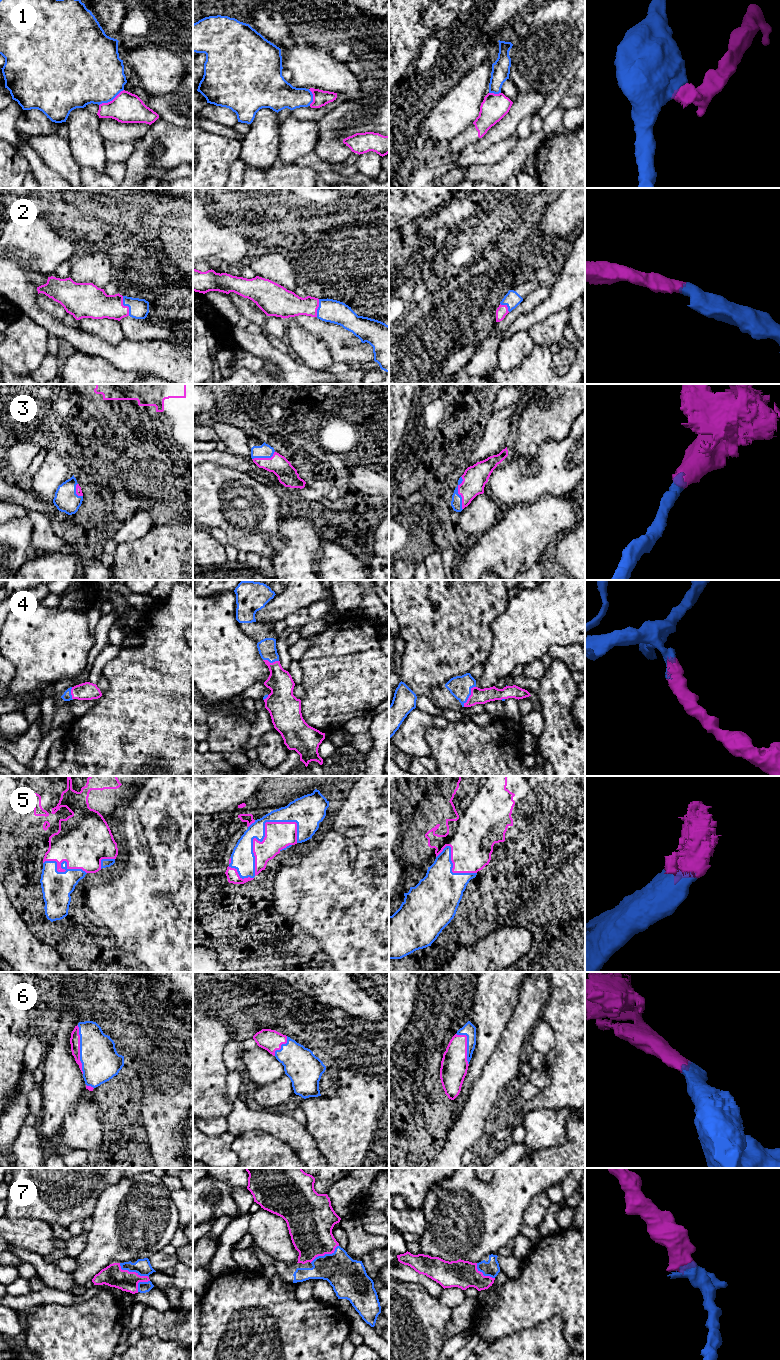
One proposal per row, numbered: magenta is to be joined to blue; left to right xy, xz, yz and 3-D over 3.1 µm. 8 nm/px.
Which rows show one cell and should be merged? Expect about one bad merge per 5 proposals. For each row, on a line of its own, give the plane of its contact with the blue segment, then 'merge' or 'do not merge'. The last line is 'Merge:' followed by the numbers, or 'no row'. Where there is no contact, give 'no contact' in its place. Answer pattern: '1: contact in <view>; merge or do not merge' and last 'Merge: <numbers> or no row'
1: contact in xy; do not merge
2: contact in xy; merge
3: contact in yz; merge
4: contact in yz; merge
5: contact in xz; merge
6: contact in xy; merge
7: contact in xy; merge
Merge: 2, 3, 4, 5, 6, 7

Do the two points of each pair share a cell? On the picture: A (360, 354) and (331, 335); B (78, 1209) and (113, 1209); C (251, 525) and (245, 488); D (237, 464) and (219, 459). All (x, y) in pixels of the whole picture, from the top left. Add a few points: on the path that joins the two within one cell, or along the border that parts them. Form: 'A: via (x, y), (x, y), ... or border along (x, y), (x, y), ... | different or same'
A: via (352, 350), (341, 350), (339, 343) | same
B: border along (105, 1189), (101, 1193), (91, 1215) | different
C: via (247, 516), (245, 497) | same
D: via (233, 461), (223, 459) | same

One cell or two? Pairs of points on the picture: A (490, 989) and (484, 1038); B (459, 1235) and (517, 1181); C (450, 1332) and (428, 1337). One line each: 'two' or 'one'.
A: one
B: one
C: two

